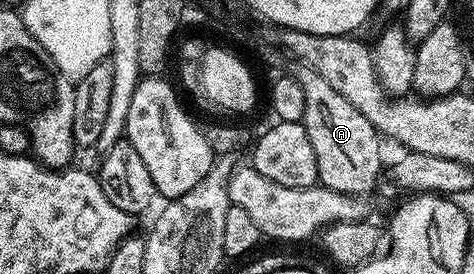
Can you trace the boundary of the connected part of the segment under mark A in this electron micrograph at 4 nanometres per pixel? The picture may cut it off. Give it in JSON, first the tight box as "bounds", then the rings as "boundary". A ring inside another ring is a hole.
{"bounds":[291,62,382,197],"boundary":[[[300,62],[294,63],[291,75],[299,82],[306,95],[306,112],[304,118],[307,138],[315,146],[317,159],[317,178],[322,188],[339,190],[339,194],[364,197],[377,184],[381,176],[382,137],[375,126],[327,82],[314,68]]]}

